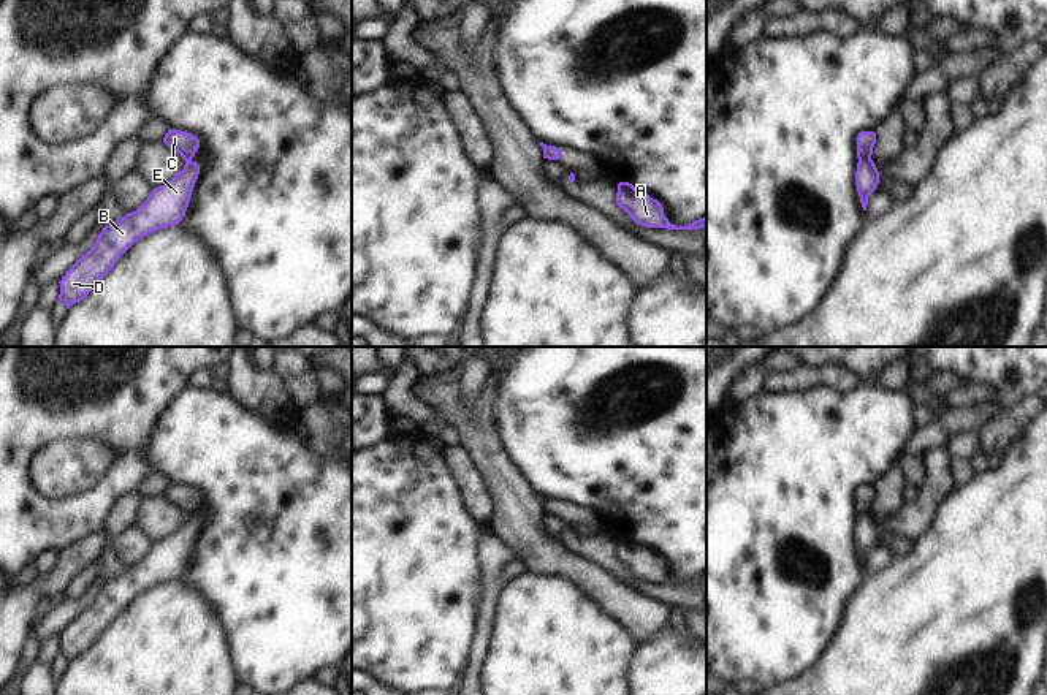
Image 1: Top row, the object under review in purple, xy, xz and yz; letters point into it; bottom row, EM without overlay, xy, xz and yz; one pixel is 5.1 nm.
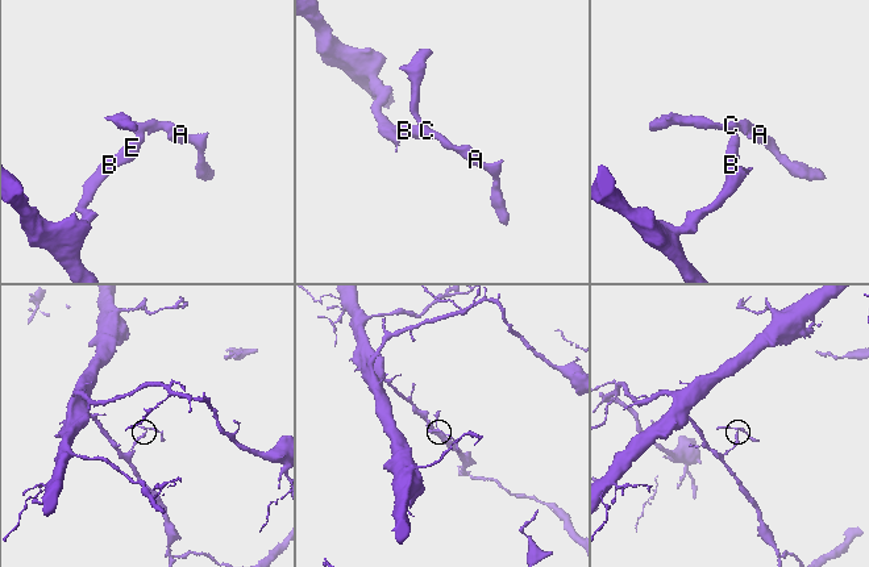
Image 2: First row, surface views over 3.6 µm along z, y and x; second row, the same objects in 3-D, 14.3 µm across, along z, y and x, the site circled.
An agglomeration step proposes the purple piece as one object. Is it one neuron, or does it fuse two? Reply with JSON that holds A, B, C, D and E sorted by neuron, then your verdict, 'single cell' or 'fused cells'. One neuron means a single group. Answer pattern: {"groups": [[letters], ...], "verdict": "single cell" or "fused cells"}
{"groups": [["A", "C"], ["B", "D", "E"]], "verdict": "fused cells"}

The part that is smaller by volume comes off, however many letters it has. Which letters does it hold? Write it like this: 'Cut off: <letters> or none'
Cut off: A, C

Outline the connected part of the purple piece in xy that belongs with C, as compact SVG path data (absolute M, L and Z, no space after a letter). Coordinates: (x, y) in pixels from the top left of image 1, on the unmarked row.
M171 483L165 489L163 497L176 505L185 516L190 516L200 502L200 494L195 489Z

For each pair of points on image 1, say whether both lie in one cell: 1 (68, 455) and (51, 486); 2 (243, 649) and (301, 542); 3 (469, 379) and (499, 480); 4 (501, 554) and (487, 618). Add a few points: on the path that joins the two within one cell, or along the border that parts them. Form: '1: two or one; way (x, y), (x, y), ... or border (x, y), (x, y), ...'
1: one; way (67, 463), (54, 478)
2: one; way (270, 622), (290, 600), (296, 569)
3: two; border (490, 363), (490, 375), (468, 413)
4: one; way (491, 570), (491, 591), (487, 602)

